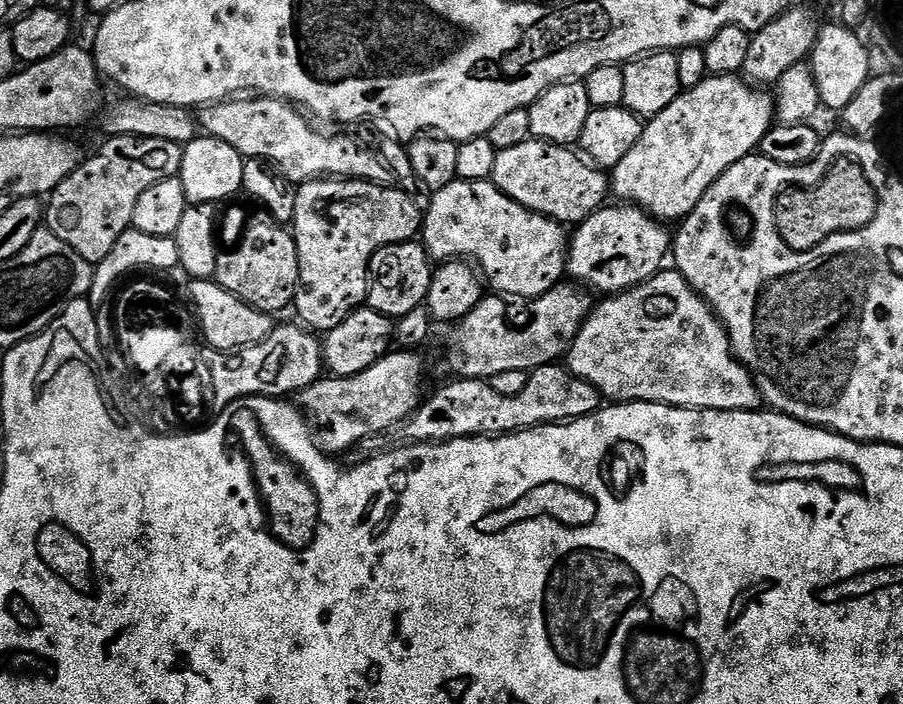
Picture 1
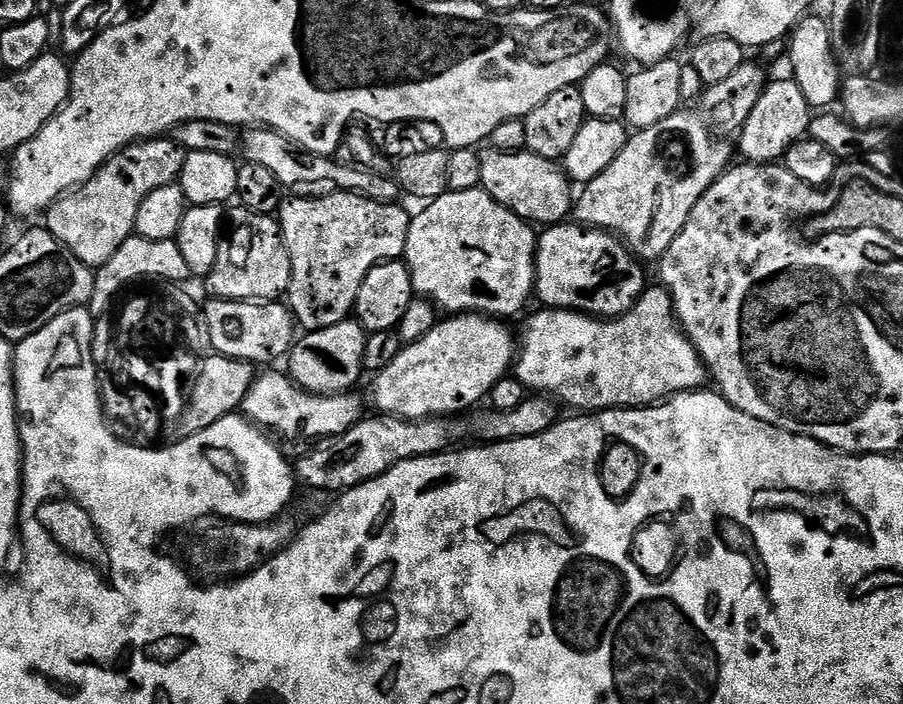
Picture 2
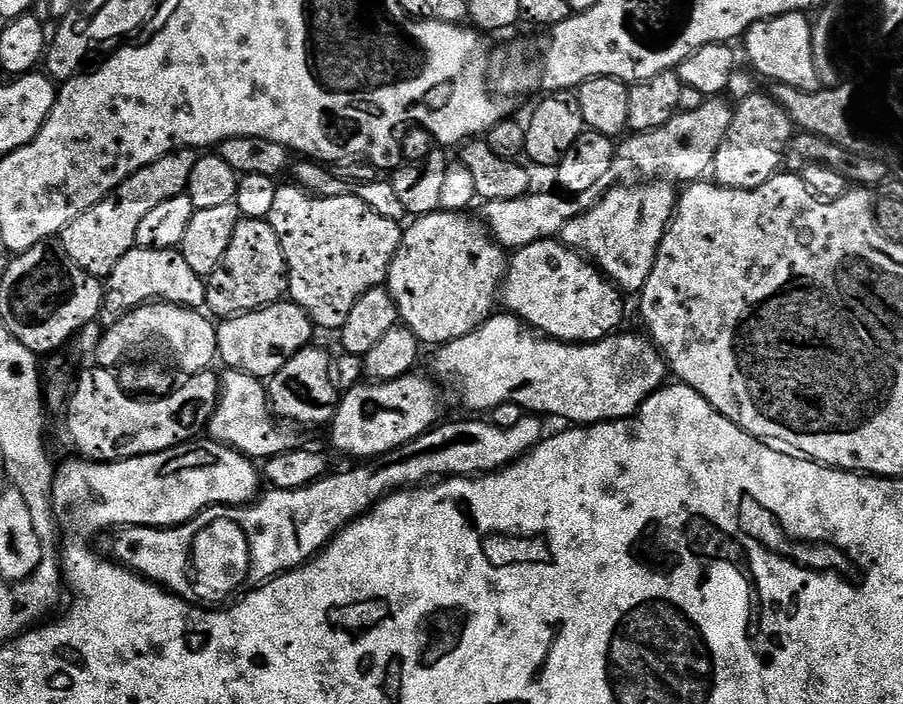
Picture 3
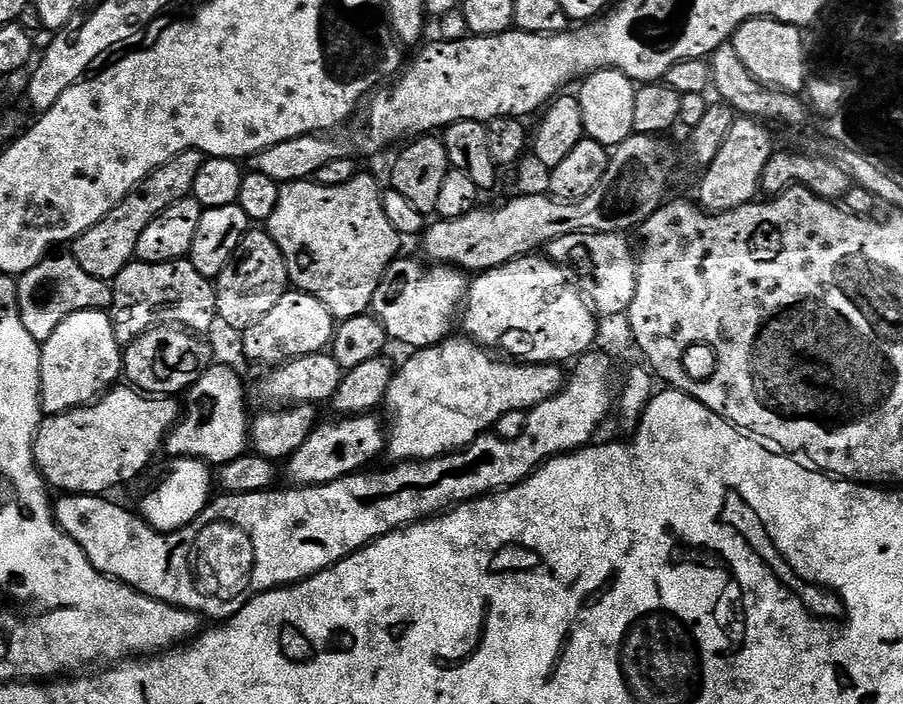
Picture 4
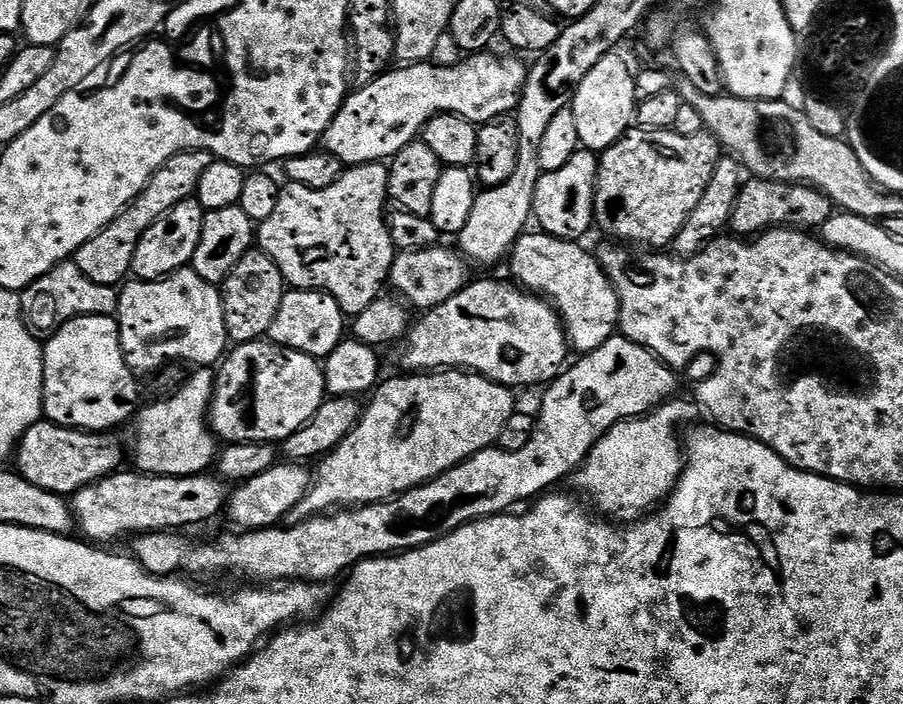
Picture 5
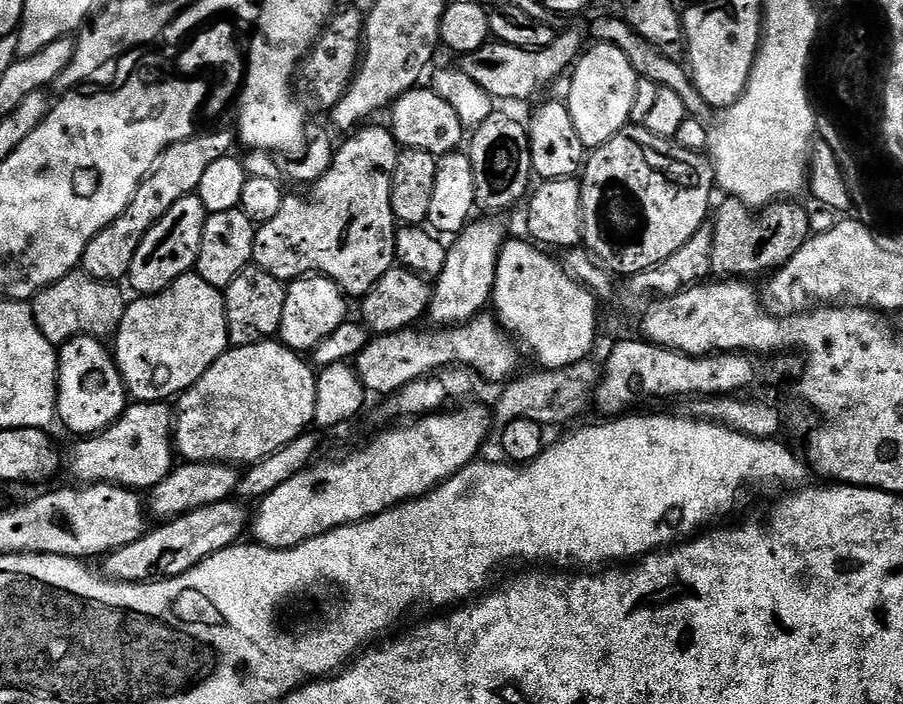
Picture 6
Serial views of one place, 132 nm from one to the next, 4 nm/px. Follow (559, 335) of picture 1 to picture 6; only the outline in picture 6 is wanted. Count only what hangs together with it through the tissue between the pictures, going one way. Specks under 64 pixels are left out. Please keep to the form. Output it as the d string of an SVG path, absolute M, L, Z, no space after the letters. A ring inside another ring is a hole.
M229 498L214 506L202 506L185 516L177 516L174 520L161 523L160 528L145 531L138 542L130 542L130 546L122 546L118 550L103 557L103 575L109 580L120 580L123 584L143 584L167 578L181 576L189 572L196 564L200 564L210 554L218 550L231 548L241 539L240 536L250 524L250 512L243 503Z

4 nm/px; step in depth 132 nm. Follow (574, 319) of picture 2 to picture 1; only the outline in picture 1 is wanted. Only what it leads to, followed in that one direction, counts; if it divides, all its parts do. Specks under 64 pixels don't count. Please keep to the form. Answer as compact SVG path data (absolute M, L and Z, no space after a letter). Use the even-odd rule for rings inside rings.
M661 270L651 276L644 284L636 288L629 288L626 292L613 295L611 298L595 305L588 314L588 319L580 325L572 345L568 347L566 361L573 377L577 380L590 382L600 391L601 397L608 402L643 402L646 404L672 404L676 408L709 408L719 412L750 412L761 407L762 401L756 384L752 381L747 369L732 354L732 344L728 340L728 334L724 325L720 323L716 314L709 308L709 305L701 298L695 290L684 281L683 276L675 270Z

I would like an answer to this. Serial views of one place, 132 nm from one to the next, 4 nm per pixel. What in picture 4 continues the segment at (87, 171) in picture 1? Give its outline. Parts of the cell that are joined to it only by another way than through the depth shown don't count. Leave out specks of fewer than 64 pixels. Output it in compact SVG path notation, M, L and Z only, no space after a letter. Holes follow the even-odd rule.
M187 148L182 154L178 154L170 162L166 162L160 168L156 168L138 187L130 193L102 222L90 226L78 239L71 241L70 254L90 274L90 278L113 281L122 270L126 270L128 264L136 260L136 247L138 237L146 231L146 226L166 210L166 206L174 206L182 198L192 195L194 178L198 178L198 170L202 170L205 155L196 152L193 148Z

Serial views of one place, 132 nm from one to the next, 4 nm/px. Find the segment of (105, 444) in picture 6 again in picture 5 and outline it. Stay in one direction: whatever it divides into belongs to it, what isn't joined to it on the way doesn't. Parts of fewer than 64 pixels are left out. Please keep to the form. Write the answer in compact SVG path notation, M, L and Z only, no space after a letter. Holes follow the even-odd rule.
M200 366L195 369L196 372L187 377L180 385L179 388L175 389L171 394L165 395L164 400L160 400L157 404L152 404L149 408L141 407L139 409L138 415L135 417L134 423L136 422L136 433L132 436L132 452L130 448L130 460L133 460L135 471L138 472L149 472L151 476L199 476L201 474L207 473L209 471L208 468L213 467L214 461L218 456L218 440L214 435L211 427L210 427L210 409L212 406L212 391L214 390L214 386L216 385L216 372L213 371L211 367L208 366Z

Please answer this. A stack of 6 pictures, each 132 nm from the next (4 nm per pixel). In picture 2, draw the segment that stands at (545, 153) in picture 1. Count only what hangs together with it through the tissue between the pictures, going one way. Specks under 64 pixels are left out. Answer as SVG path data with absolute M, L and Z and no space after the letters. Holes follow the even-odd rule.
M485 147L480 152L480 161L480 187L488 191L490 198L494 198L514 214L536 226L551 226L569 219L574 208L574 188L557 161L547 160L527 150L495 152L490 147Z

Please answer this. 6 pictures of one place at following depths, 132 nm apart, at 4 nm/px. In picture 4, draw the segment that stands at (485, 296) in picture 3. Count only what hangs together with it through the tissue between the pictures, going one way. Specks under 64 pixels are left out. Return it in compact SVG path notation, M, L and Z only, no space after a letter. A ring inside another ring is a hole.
M403 258L393 260L382 274L378 290L374 290L370 309L371 315L385 328L389 341L397 340L408 350L429 348L449 339L451 332L448 331L455 320L457 323L464 297L468 294L469 281L461 269L424 264Z

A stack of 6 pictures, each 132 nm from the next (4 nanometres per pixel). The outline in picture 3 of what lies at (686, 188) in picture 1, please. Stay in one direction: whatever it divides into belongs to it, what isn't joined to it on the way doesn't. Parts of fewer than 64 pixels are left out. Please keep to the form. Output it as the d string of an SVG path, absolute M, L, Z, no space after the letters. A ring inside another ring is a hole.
M666 180L628 182L612 187L616 188L601 195L591 208L570 218L562 226L558 239L591 260L617 288L639 294L644 291L646 278L650 278L664 232L676 214L678 192Z

